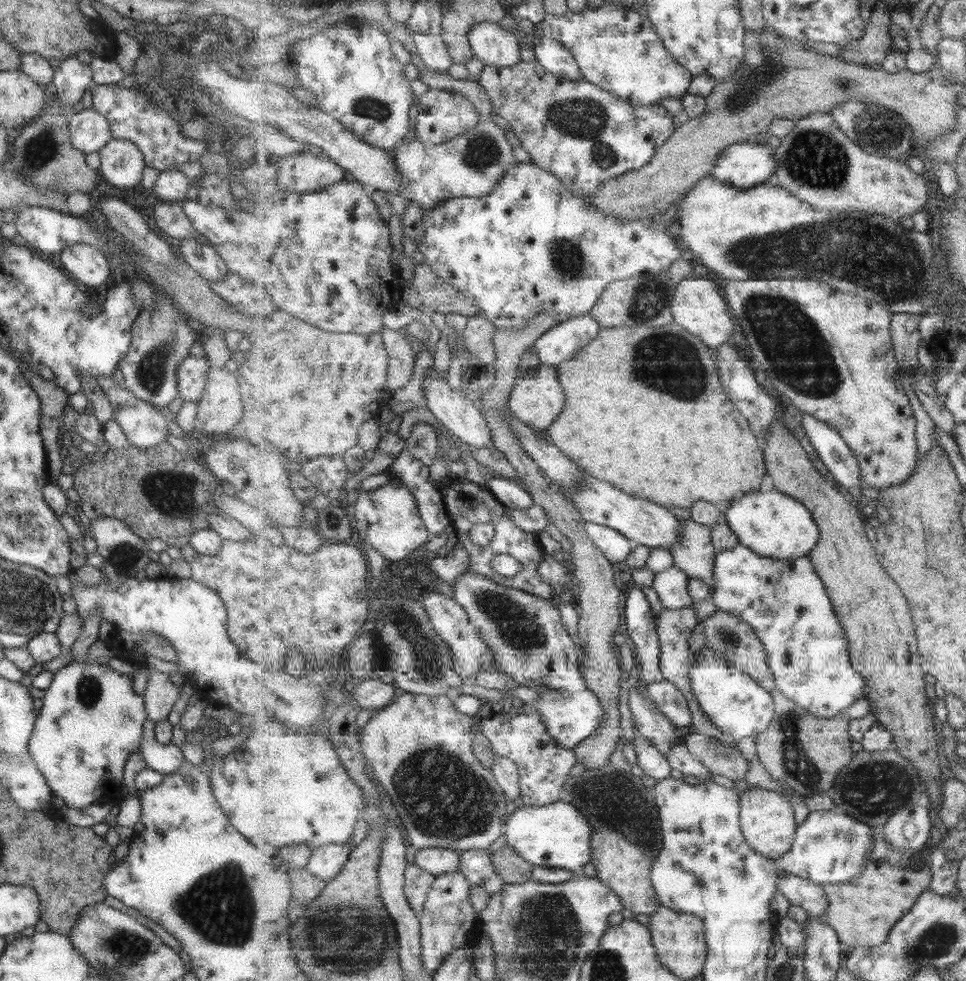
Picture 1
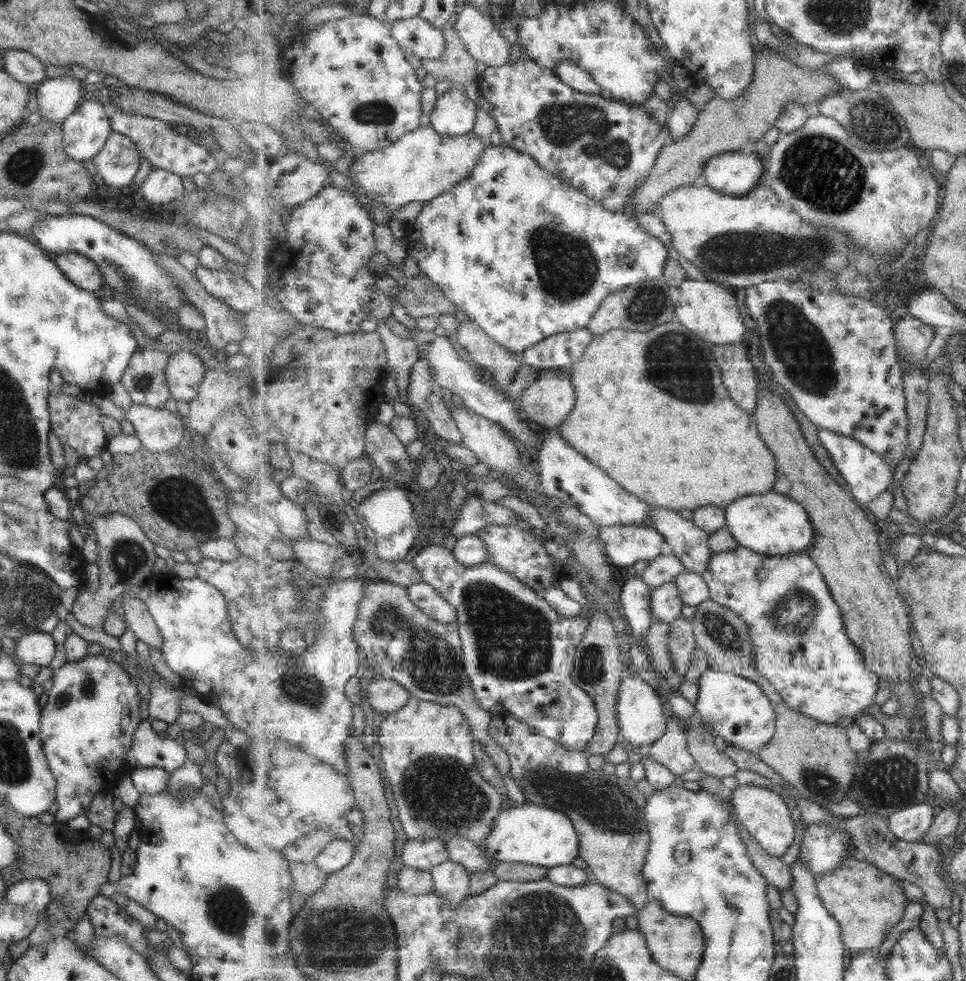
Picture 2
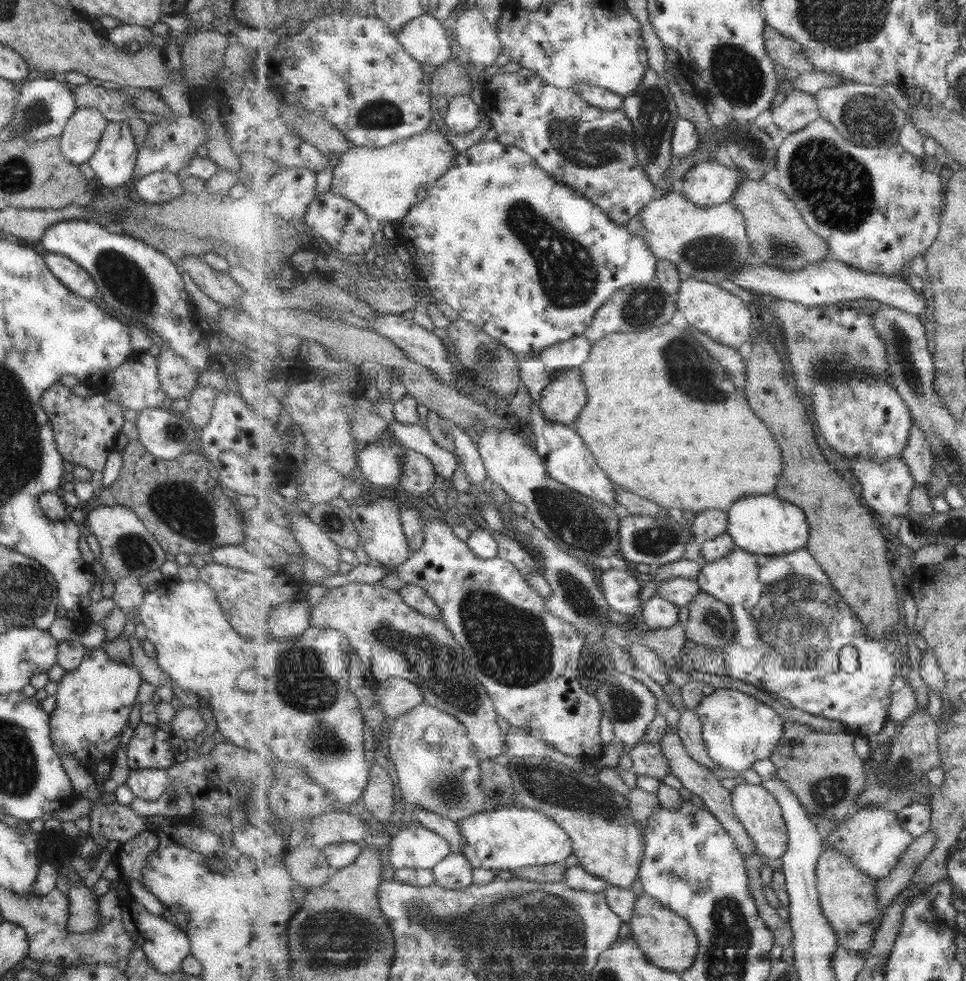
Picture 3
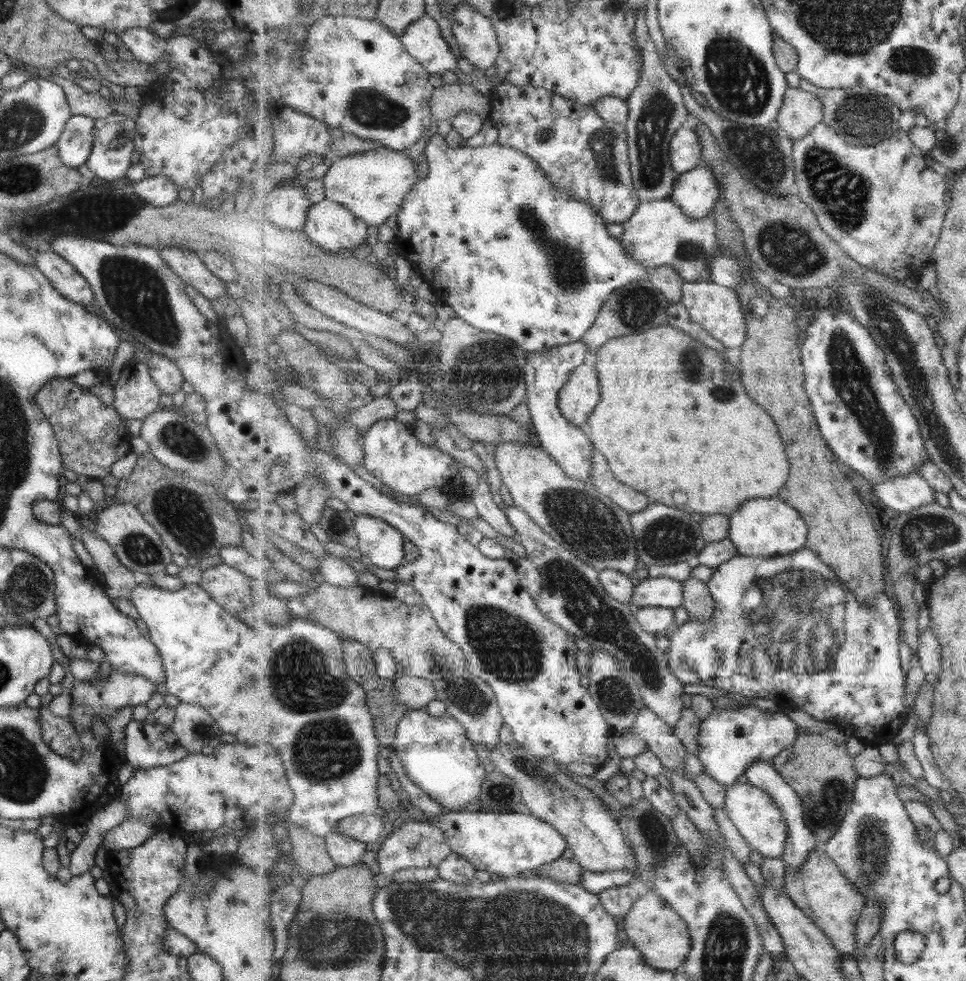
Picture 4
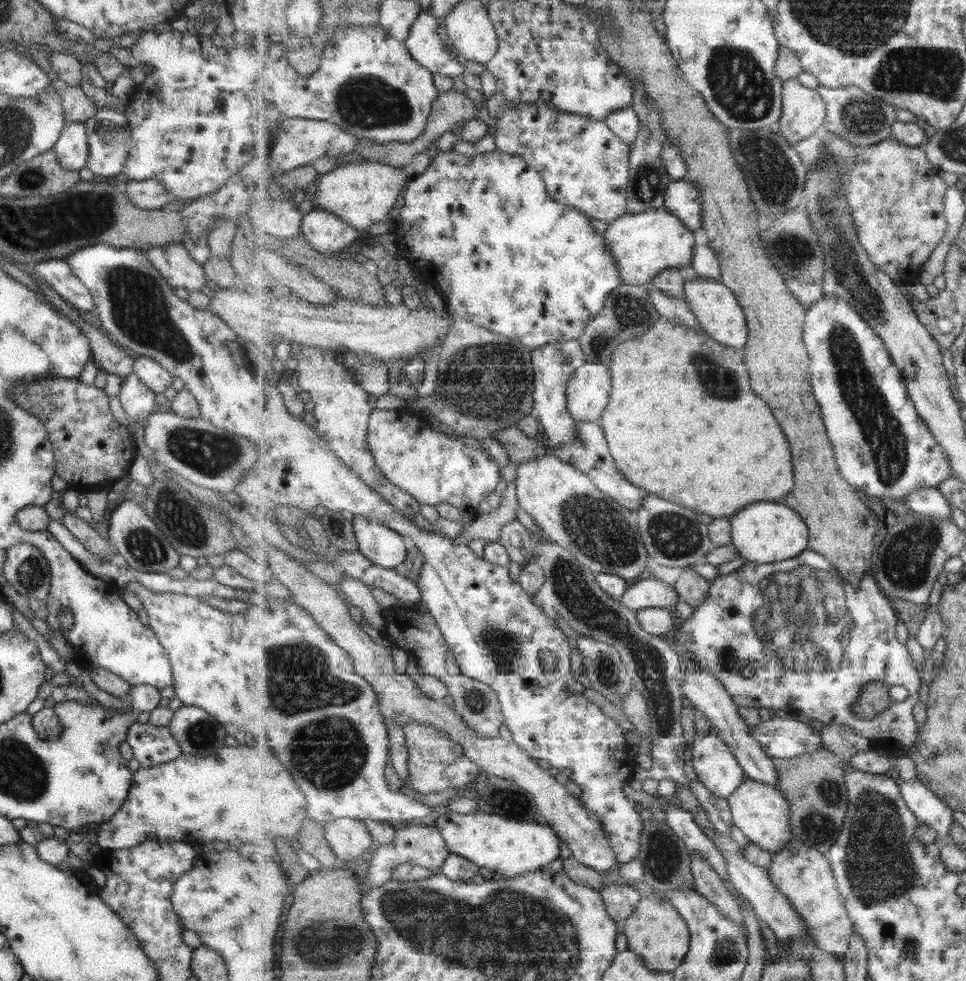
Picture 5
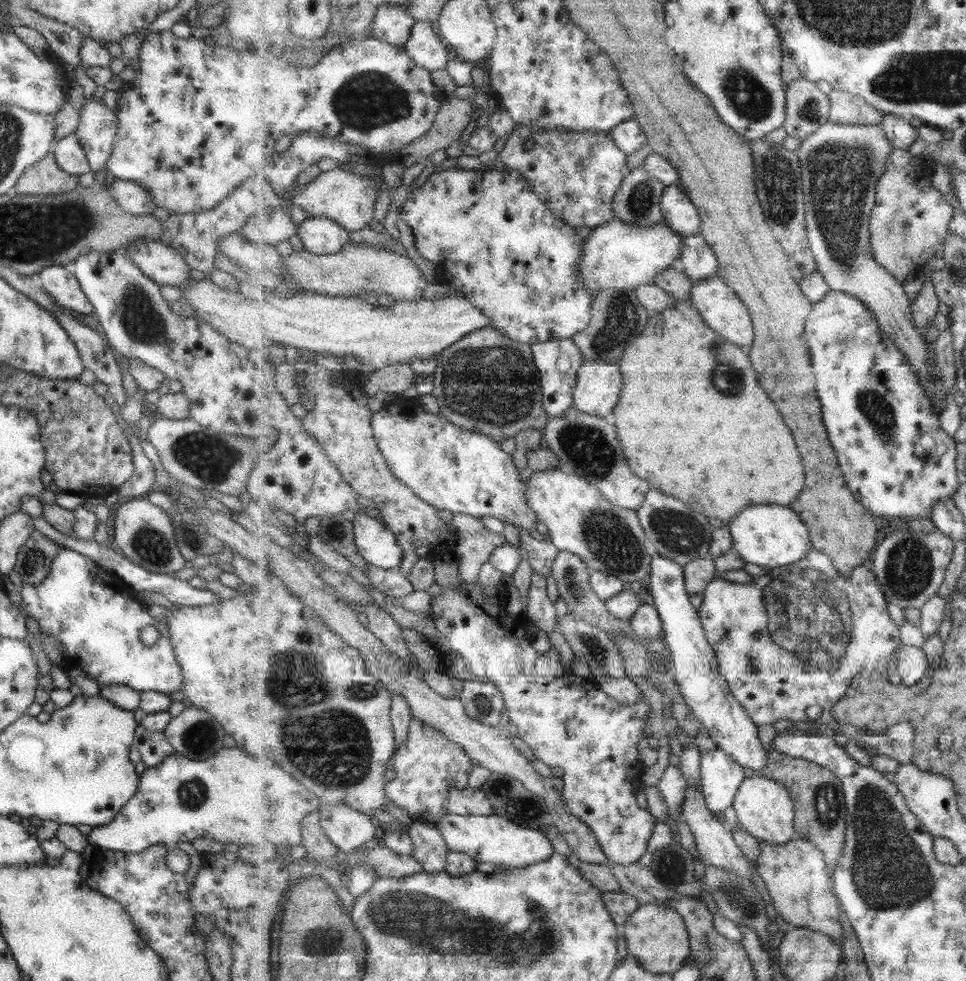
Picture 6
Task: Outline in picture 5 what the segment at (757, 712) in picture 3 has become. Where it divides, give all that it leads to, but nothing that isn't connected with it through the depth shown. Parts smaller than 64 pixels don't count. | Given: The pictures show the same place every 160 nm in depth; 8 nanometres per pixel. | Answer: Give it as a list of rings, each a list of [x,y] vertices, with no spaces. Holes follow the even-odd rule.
[[[793,715],[761,720],[751,729],[751,735],[774,758],[788,759],[827,749],[815,728],[799,722]],[[712,730],[710,735],[697,736],[691,745],[690,758],[699,780],[715,796],[728,799],[743,784],[745,776],[728,742]]]

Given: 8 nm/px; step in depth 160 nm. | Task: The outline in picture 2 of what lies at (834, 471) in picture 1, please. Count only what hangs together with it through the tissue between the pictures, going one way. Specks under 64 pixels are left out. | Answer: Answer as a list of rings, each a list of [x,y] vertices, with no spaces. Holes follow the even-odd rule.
[[[818,429],[817,431],[818,441],[821,441],[821,446],[826,449],[832,458],[834,466],[845,480],[845,483],[849,485],[851,493],[864,506],[871,507],[872,504],[875,504],[875,498],[881,492],[887,491],[889,484],[893,482],[897,465],[889,460],[885,460],[881,455],[871,451],[871,448],[865,447],[853,437],[843,436],[832,430]]]

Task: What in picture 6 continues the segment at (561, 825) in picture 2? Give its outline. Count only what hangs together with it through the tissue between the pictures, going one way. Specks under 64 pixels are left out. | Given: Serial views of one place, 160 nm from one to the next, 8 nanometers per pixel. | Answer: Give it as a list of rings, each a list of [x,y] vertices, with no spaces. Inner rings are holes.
[[[447,814],[437,827],[451,851],[468,854],[479,862],[490,862],[497,867],[523,868],[554,856],[555,849],[546,831],[528,829],[511,819],[499,816]]]

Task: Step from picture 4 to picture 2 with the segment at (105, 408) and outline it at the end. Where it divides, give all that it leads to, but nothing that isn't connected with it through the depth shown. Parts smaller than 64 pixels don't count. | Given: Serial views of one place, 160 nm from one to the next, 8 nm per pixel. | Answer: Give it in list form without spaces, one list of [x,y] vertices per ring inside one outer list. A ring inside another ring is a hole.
[[[60,392],[49,393],[46,402],[50,429],[58,438],[61,446],[73,448],[77,456],[84,459],[99,457],[101,451],[106,450],[107,437],[99,421],[102,415],[99,414],[93,403],[85,403]]]

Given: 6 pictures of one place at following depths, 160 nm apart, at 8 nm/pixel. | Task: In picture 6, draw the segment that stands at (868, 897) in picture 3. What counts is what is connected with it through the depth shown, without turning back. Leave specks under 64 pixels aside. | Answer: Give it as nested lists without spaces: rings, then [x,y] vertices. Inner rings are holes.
[[[800,836],[783,845],[761,840],[759,850],[761,855],[756,862],[757,870],[779,916],[790,927],[811,928],[842,944],[843,926],[840,920],[843,908],[835,894],[824,852],[814,842]]]

